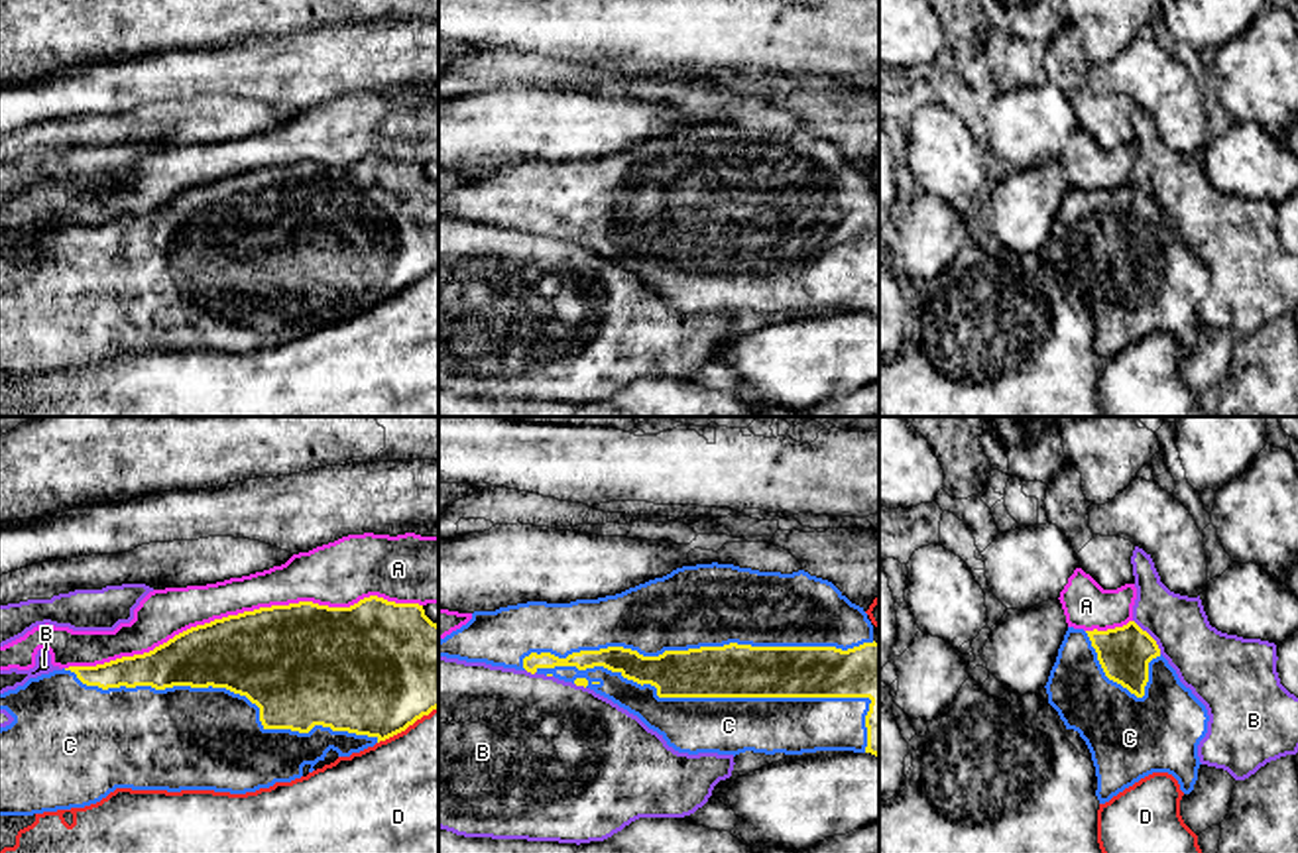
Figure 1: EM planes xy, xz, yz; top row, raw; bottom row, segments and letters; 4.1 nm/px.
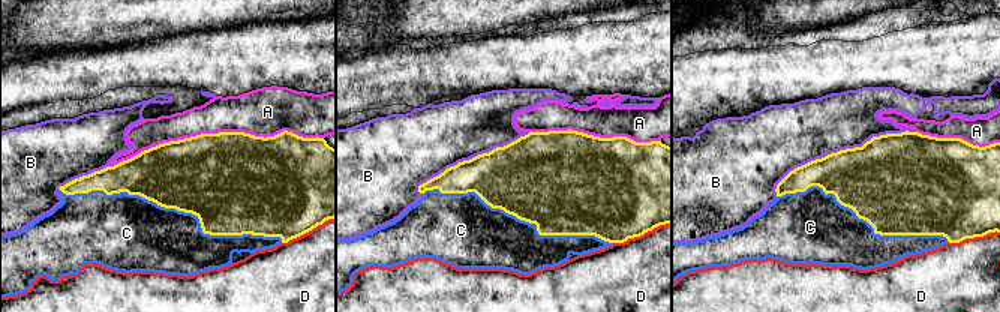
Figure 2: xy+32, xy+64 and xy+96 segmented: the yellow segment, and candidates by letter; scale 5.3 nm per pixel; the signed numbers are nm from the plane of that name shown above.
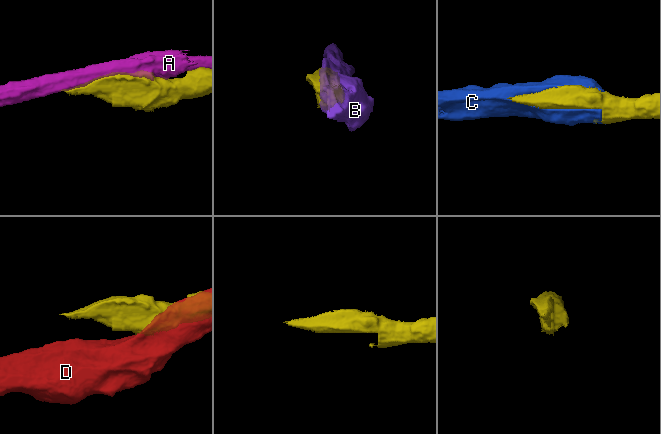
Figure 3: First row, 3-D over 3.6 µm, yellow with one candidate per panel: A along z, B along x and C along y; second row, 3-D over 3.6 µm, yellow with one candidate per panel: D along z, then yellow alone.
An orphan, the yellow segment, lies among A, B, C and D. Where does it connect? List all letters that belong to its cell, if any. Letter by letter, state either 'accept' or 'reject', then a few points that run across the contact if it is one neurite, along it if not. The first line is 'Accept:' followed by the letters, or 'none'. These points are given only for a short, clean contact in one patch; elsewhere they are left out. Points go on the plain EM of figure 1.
Accept: C
A: reject
B: reject
C: accept
D: reject

